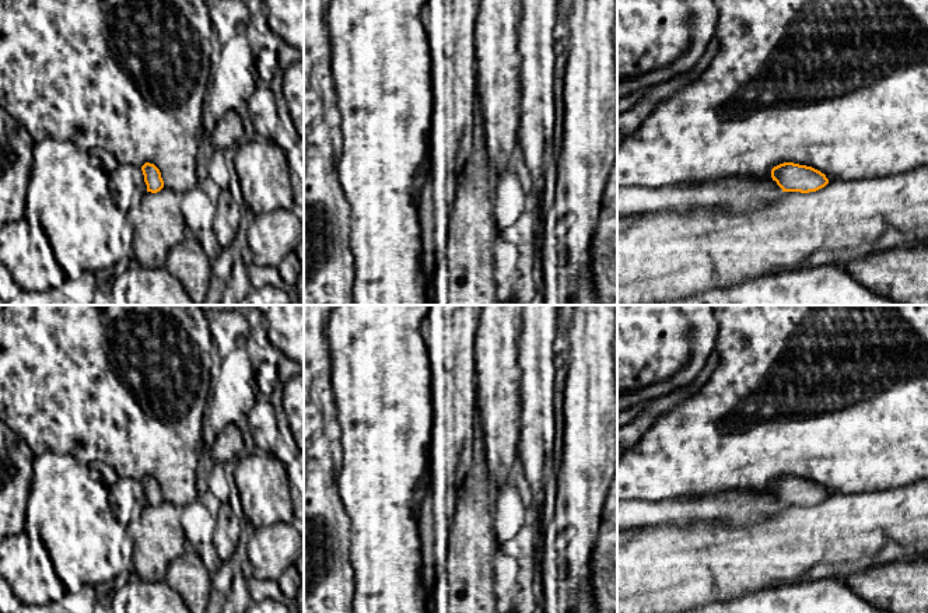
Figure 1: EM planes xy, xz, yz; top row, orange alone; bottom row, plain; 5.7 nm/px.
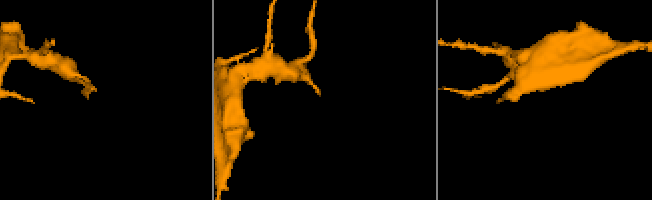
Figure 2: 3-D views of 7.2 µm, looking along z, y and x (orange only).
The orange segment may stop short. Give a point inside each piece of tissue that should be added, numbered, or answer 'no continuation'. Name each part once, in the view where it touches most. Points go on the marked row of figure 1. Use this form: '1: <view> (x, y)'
no continuation

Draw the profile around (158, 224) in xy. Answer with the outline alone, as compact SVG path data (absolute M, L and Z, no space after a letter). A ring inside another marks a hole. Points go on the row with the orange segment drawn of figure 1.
M162 188L157 193L147 192L140 204L127 213L133 227L132 251L134 265L147 269L165 269L169 251L183 239L186 220L181 210L182 193Z

